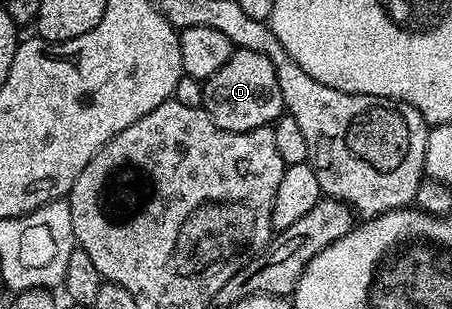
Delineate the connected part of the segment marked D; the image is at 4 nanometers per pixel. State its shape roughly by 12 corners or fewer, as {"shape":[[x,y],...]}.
{"shape":[[236,49],[203,82],[226,131],[285,112],[274,63]]}

